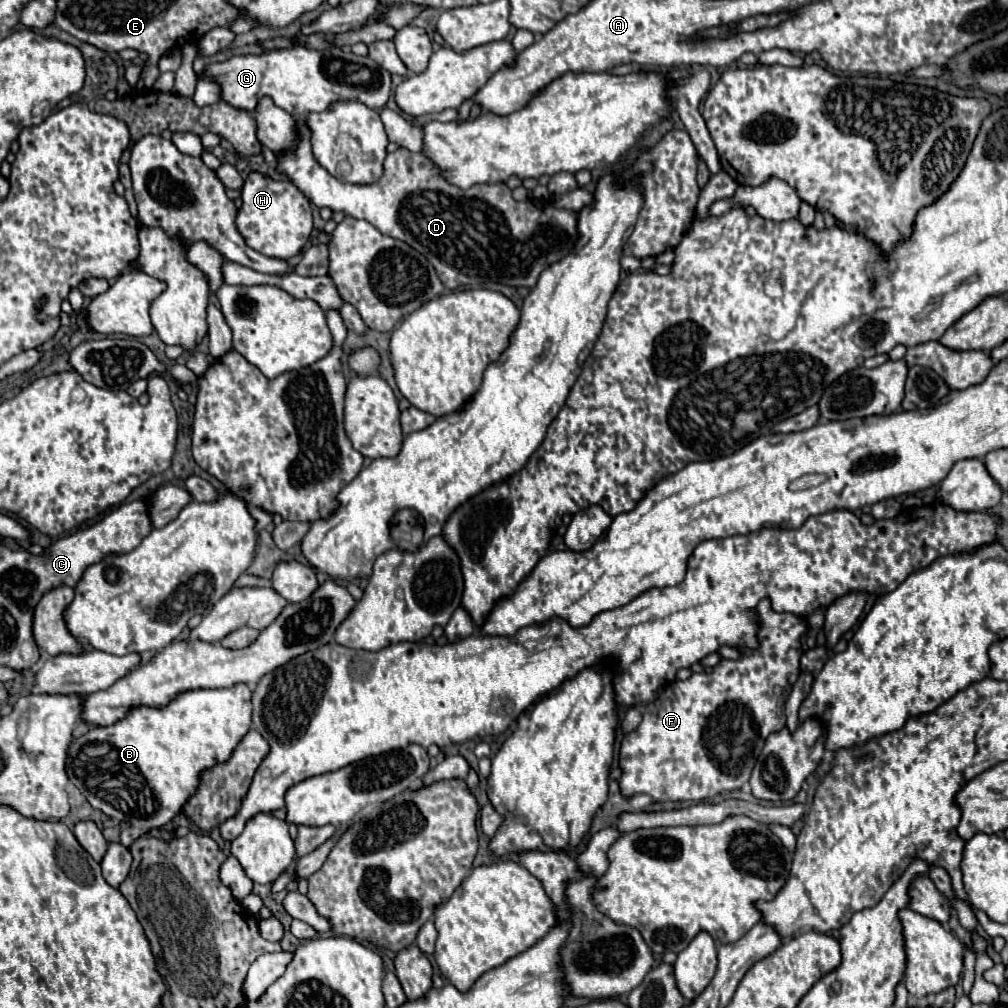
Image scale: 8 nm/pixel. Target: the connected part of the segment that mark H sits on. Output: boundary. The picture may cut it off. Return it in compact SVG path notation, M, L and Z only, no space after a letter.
M252 172L242 186L242 210L236 216L236 226L246 244L264 256L288 260L302 252L312 232L312 210L306 196L288 180L270 180Z

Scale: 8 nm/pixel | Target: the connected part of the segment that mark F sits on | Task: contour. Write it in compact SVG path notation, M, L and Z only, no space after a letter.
M762 600L756 606L756 612L760 616L760 646L756 650L746 650L738 660L722 660L710 674L694 674L688 680L676 680L658 696L658 700L642 708L640 726L626 734L620 744L622 776L618 782L622 796L630 798L636 794L648 794L654 802L700 802L722 792L738 790L750 780L752 766L764 740L786 726L784 700L788 698L792 684L798 680L802 636L806 634L804 618L772 612L768 600Z

